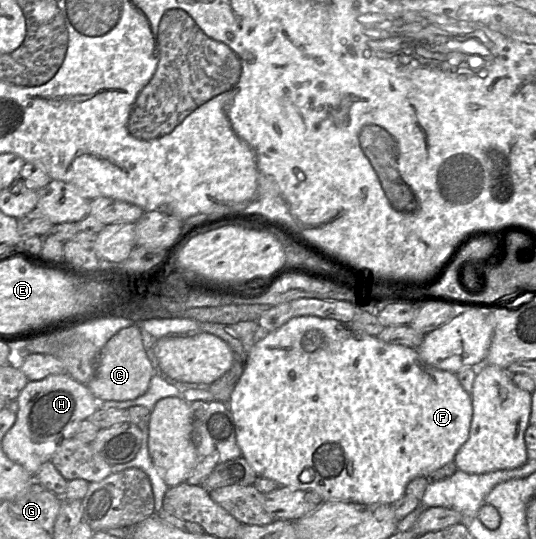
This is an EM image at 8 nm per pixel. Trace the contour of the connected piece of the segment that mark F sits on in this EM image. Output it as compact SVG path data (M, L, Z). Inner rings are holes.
M316 316L291 318L275 331L263 335L252 347L243 373L228 401L235 426L236 441L242 456L258 477L276 481L281 487L317 492L324 500L363 504L393 504L405 495L407 484L419 476L429 476L449 462L468 440L473 408L471 396L460 384L457 374L426 364L417 349L383 342L375 336L357 332L349 324Z

